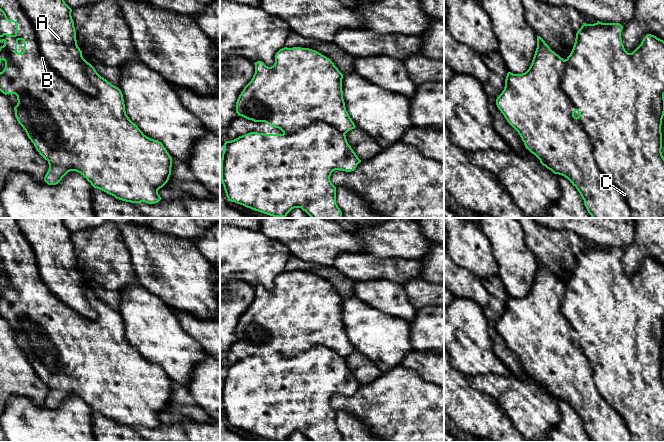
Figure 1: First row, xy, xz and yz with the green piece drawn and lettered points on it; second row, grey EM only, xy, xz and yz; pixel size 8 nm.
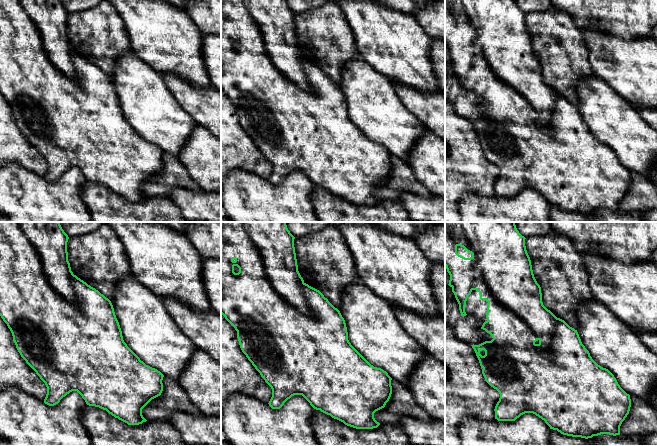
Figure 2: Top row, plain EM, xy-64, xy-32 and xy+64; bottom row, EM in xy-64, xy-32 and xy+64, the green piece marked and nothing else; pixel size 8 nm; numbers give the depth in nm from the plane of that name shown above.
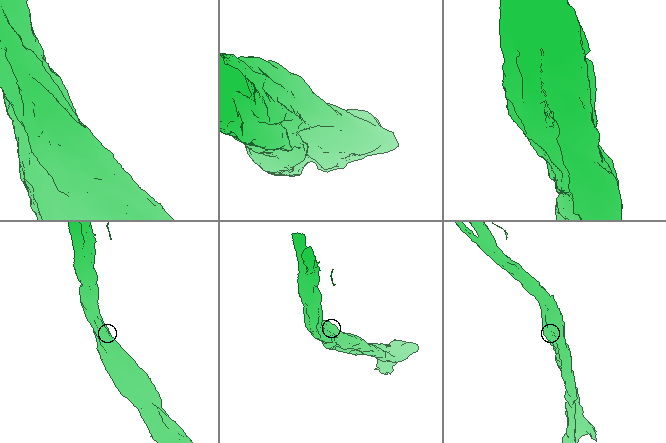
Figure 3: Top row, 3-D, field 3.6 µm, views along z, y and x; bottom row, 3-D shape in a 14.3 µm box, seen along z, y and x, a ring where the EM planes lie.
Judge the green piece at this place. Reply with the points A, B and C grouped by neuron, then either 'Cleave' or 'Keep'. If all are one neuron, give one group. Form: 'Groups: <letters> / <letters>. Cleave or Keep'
Groups: A C / B. Cleave

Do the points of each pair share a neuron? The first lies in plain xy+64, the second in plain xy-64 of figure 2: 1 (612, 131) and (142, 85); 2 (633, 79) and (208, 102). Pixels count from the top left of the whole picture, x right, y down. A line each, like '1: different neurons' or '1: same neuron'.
1: same neuron
2: different neurons

